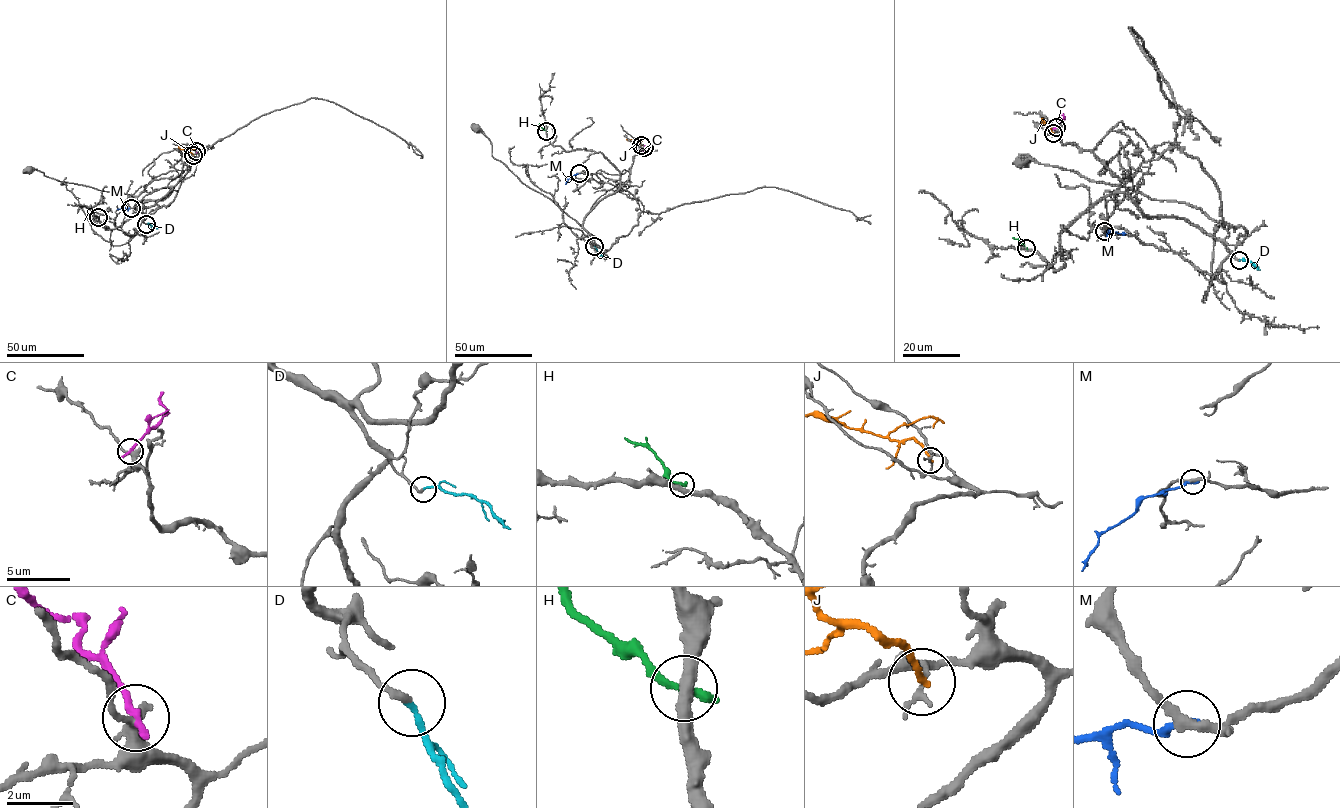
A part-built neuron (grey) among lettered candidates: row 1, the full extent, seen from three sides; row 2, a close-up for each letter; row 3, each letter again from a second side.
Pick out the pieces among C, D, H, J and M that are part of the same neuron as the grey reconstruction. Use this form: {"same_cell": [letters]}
{"same_cell": ["D"]}

